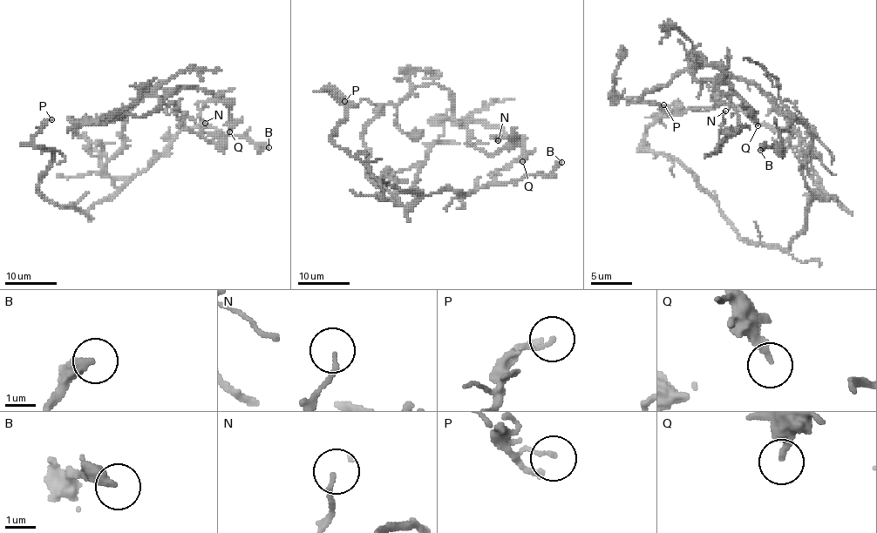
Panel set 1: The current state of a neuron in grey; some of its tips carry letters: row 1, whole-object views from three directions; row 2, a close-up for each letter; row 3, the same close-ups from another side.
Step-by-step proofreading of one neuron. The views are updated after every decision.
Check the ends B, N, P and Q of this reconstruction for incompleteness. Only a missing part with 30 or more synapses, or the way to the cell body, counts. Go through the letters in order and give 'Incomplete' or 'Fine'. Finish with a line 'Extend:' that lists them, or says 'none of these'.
B: Fine
N: Fine
P: Incomplete
Q: Fine
Extend: P

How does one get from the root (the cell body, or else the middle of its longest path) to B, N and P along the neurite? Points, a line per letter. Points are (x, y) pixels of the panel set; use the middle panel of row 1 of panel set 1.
B: (369, 178), (382, 179), (395, 199), (413, 205), (445, 188), (469, 194), (527, 175), (548, 175), (561, 162)
N: (369, 178), (365, 127), (416, 87), (450, 92), (452, 114), (474, 146), (495, 154), (514, 138), (498, 140)
P: (369, 178), (382, 179), (404, 205), (419, 197), (378, 180), (334, 143), (345, 99), (326, 88), (344, 101)

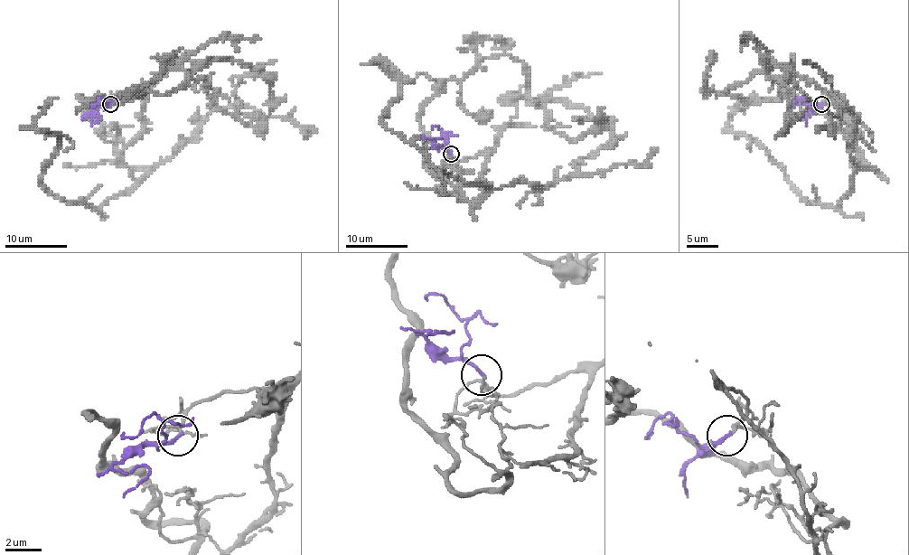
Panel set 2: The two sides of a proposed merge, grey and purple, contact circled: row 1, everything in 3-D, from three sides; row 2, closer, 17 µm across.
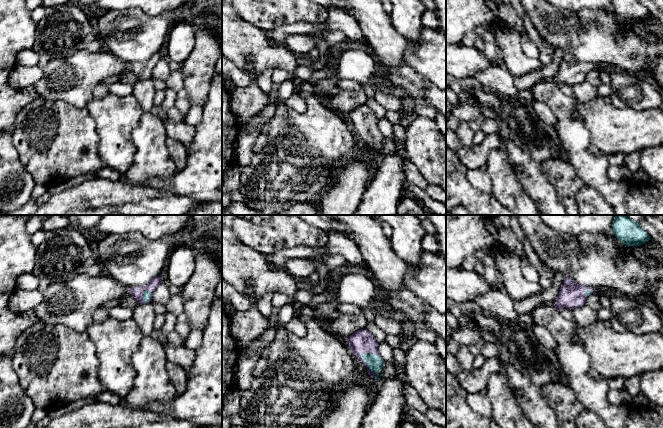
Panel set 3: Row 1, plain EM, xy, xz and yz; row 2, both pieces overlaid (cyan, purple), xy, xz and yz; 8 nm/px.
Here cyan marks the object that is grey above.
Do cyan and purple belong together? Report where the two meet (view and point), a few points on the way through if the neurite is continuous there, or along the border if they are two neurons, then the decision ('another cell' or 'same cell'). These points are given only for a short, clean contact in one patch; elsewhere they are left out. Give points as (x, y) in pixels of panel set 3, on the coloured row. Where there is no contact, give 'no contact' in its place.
contact xz (368, 367); same cell

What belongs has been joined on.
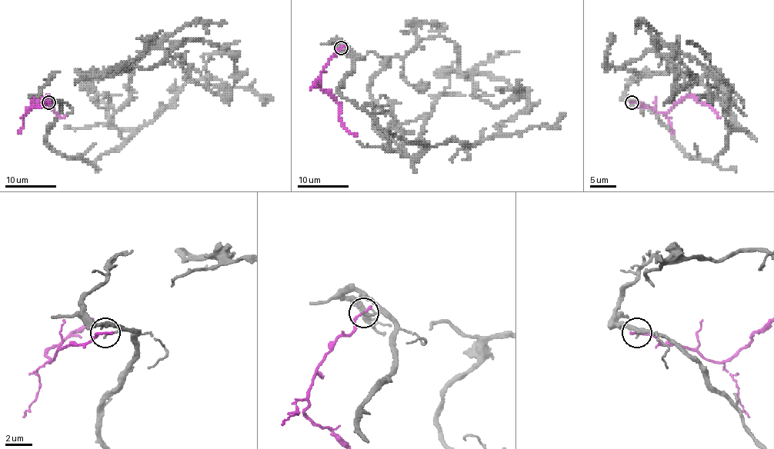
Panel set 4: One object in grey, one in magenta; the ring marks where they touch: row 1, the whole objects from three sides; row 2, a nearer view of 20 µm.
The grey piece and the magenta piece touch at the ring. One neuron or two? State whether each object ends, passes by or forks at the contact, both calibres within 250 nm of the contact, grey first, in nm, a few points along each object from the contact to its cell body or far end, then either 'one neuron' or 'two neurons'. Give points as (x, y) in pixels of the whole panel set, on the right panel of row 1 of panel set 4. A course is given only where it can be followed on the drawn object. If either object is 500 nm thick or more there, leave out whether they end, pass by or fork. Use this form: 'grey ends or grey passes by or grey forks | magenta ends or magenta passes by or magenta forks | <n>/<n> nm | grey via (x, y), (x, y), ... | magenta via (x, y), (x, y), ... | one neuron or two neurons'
grey ends | magenta ends | 130/200 nm | grey via (632, 103), (715, 161), (740, 126), (718, 89), (621, 68), (652, 49), (690, 85), (673, 94), (675, 74) | magenta via (632, 101), (641, 107), (652, 107), (662, 113), (690, 95), (704, 103), (718, 116) | two neurons

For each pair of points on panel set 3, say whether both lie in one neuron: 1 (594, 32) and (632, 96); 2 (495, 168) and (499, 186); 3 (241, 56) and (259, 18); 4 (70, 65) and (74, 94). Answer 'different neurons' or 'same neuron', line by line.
1: different neurons
2: same neuron
3: different neurons
4: same neuron

